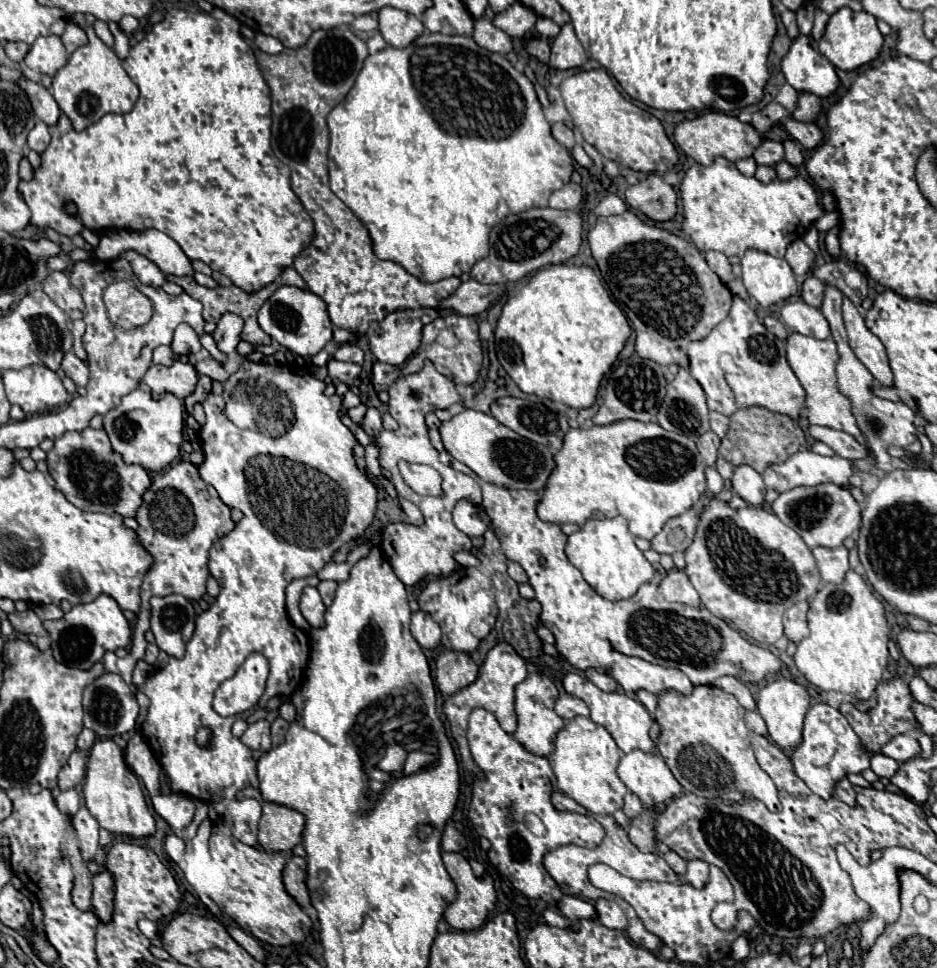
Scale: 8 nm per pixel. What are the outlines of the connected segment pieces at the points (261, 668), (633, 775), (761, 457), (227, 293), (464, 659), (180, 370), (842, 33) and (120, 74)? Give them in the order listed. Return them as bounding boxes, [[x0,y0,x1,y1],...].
[[213,654,269,716],[619,750,681,806],[719,406,805,472],[169,276,281,344],[435,652,477,698],[143,360,199,400],[817,6,883,70],[51,26,139,130]]

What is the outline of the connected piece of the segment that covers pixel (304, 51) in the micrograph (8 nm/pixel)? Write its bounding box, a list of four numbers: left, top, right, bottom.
[255,28,461,336]

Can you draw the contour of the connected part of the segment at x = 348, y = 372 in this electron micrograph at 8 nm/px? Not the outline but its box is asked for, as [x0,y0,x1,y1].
[327,358,361,390]

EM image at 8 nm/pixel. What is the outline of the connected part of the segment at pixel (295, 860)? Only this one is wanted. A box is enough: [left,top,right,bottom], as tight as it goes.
[283,856,309,906]

